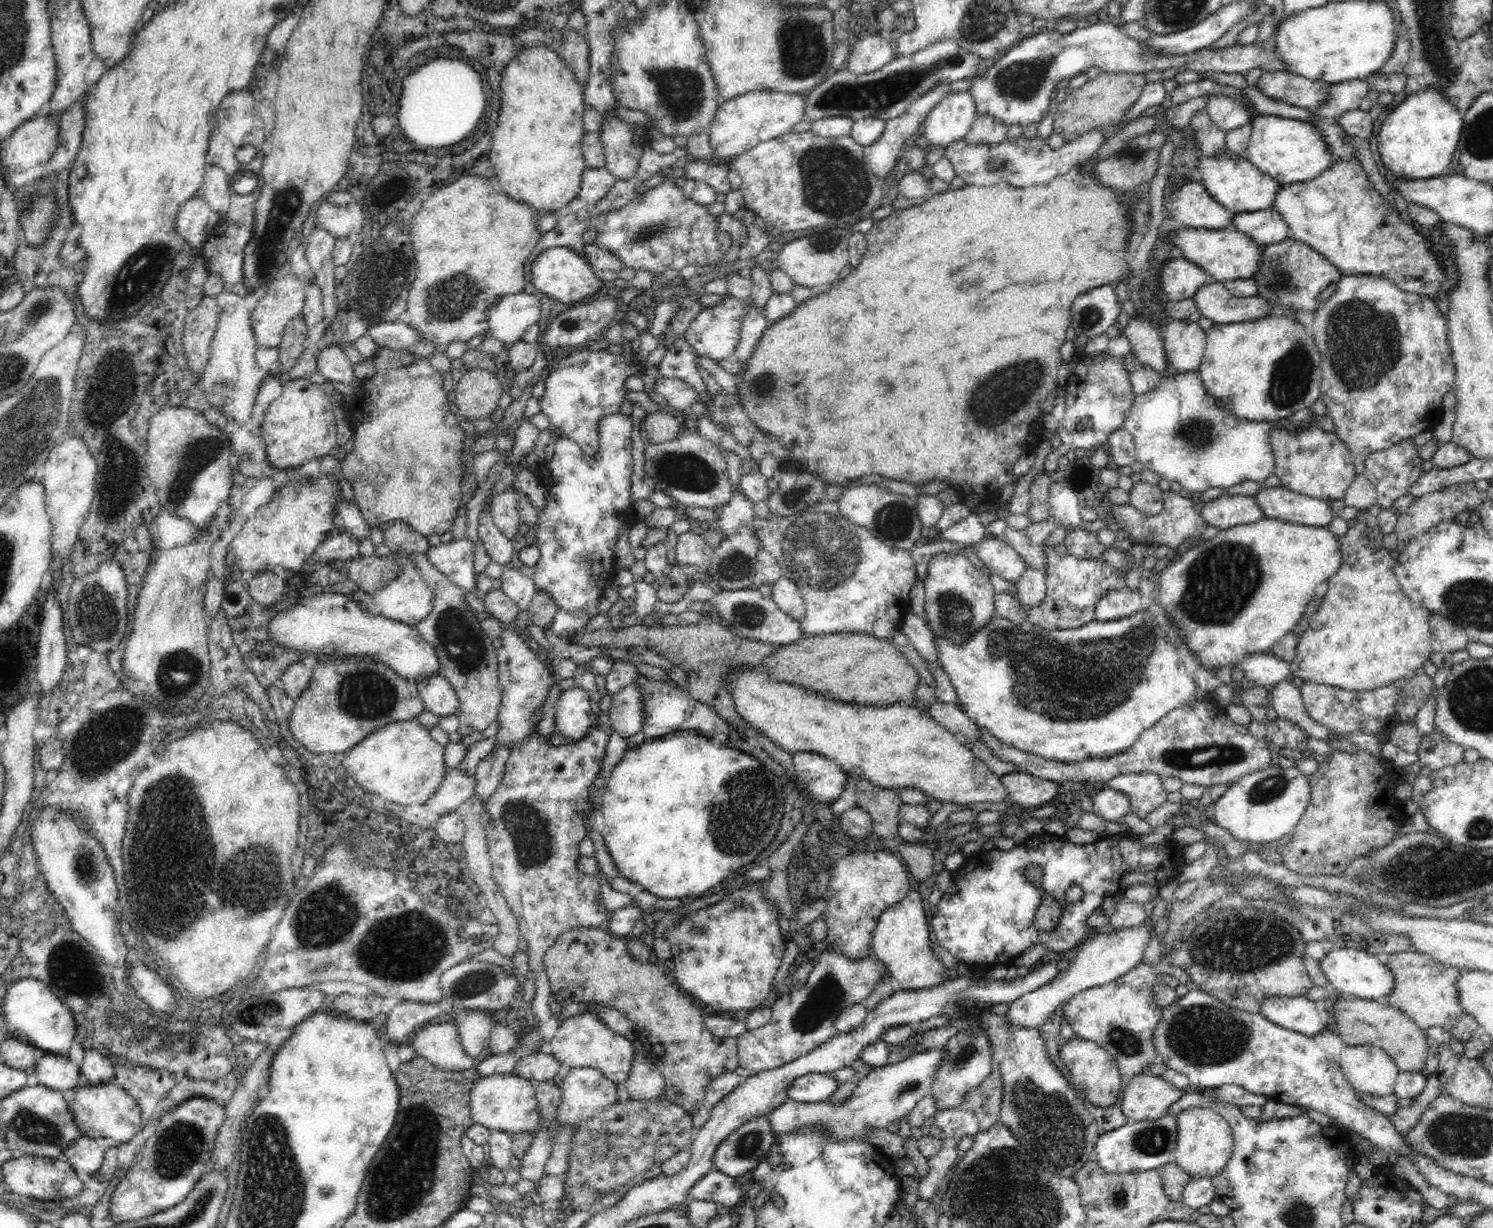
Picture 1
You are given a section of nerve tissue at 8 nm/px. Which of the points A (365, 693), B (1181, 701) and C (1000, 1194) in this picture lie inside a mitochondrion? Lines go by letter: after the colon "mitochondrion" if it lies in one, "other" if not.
A: mitochondrion
B: other
C: mitochondrion

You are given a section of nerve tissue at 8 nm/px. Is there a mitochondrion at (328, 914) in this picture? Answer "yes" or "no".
yes

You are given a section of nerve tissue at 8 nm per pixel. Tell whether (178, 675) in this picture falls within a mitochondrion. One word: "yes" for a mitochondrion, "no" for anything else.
yes

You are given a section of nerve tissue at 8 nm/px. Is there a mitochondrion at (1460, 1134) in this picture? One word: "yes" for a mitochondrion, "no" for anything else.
yes

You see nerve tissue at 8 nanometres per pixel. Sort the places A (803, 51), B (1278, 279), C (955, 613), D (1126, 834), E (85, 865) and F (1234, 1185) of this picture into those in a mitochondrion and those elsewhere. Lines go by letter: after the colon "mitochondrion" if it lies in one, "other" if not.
A: mitochondrion
B: mitochondrion
C: mitochondrion
D: other
E: mitochondrion
F: other

